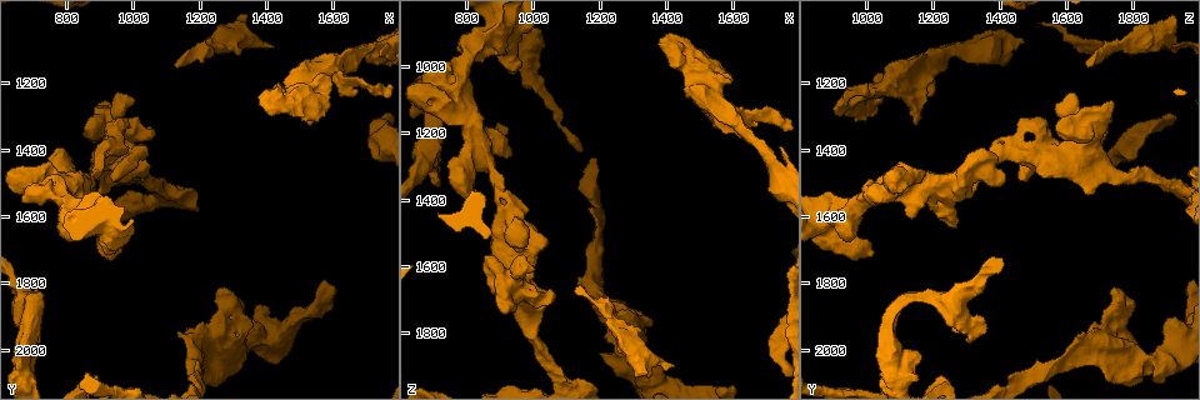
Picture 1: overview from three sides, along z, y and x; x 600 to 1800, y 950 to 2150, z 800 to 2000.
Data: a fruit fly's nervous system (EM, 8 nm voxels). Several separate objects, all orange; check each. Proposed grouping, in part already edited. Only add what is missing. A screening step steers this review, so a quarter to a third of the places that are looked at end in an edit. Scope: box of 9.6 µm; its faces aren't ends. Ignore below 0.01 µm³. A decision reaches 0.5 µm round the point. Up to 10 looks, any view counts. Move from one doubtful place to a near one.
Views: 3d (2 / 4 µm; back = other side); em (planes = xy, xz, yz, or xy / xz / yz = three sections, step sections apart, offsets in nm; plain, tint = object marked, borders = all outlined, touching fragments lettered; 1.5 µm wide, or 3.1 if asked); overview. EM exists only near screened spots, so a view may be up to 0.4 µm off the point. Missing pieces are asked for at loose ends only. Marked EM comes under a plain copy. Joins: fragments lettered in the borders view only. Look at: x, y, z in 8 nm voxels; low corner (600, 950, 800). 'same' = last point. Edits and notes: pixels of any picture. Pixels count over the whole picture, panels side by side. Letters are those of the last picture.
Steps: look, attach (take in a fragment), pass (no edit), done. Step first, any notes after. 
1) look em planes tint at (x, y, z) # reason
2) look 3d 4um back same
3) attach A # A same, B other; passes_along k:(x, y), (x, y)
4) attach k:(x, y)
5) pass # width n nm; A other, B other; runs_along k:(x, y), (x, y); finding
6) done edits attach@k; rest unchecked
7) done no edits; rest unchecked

look 3d 2um at (710, 1980, 1300)

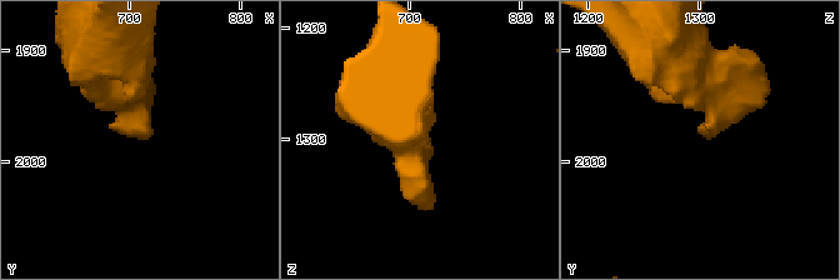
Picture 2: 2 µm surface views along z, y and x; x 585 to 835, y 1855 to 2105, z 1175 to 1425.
look em xz step 8 tint at (716, 1974, 1302)

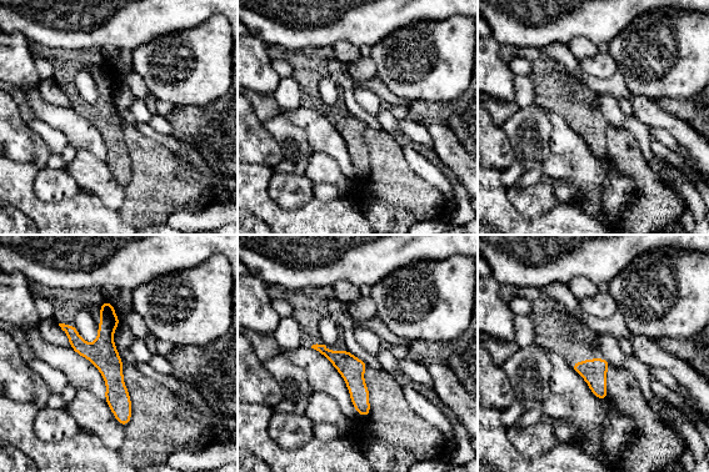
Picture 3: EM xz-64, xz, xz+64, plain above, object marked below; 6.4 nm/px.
look em planes borders same # cut it another way

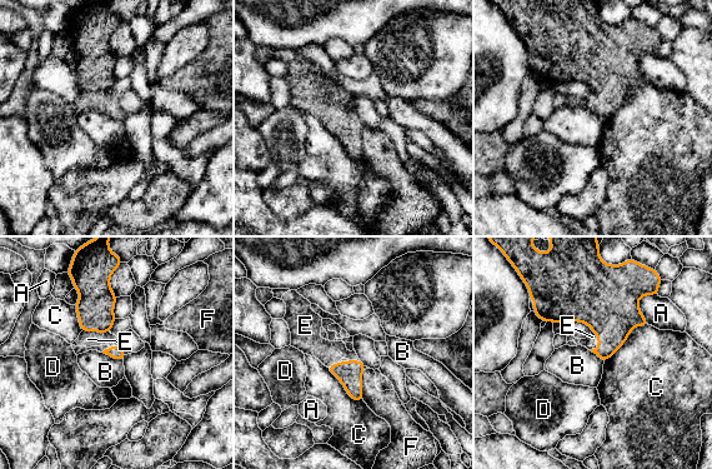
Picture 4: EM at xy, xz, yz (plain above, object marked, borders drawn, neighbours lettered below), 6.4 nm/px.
attach E # A other, B other, C other, D other, E same, F other; passes_along 4:(95, 307), (96, 332), (88, 339); the neuron continues

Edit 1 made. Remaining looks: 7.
look overview # see it whole again

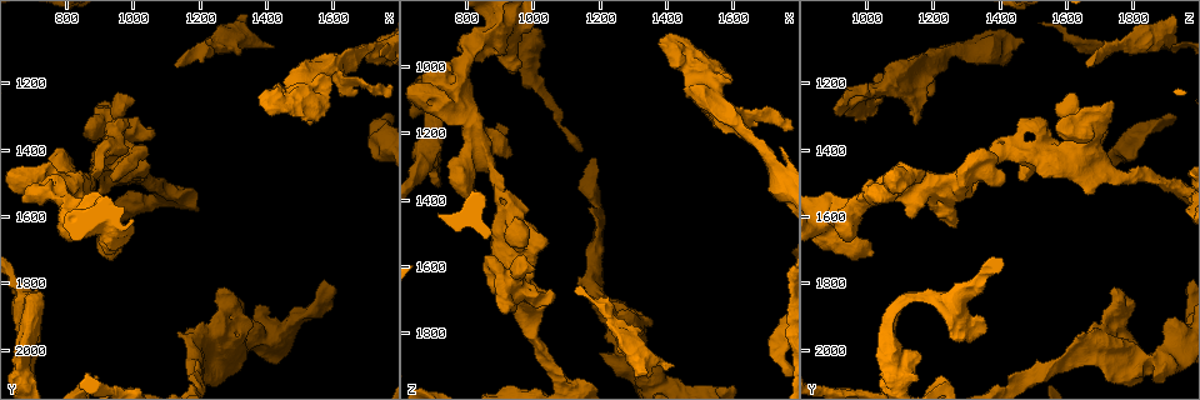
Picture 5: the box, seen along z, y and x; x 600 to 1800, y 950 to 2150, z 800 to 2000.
look em yz step 4 borders at (1010, 1260, 1610) # thick end

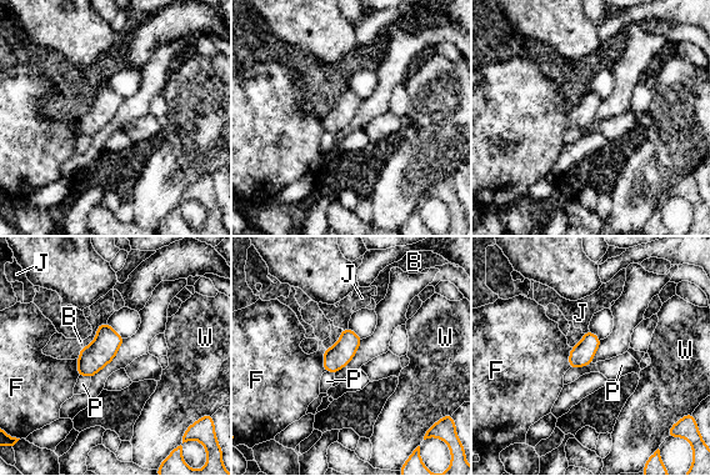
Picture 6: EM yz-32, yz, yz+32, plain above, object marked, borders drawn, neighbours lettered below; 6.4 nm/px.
look em planes borders same # cut it another way

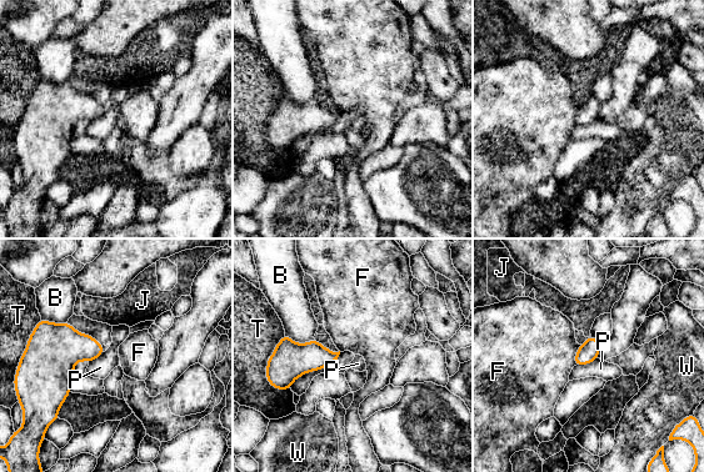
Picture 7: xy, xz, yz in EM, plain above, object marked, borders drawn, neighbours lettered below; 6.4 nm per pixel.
pass # B other, F other, J other, P other, T other, W other; border 7:(597, 357), (588, 363), (575, 366); no lettered fragment goes on from it

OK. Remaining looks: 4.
look em planes borders at (1740, 1120, 1240) # an open end

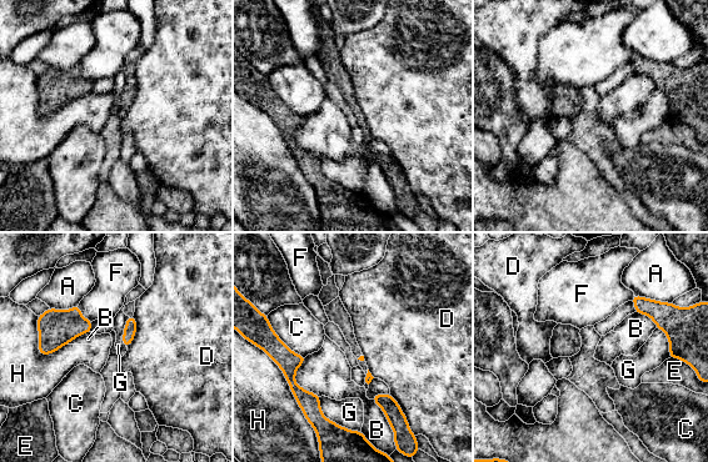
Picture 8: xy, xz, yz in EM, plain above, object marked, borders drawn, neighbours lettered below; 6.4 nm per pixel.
pass # A other, B other, C other, D other, E other, F other, G other, H other; border 8:(134, 315), (136, 334), (126, 347); none of them fits

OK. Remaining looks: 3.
look em planes borders at (1420, 1080, 1900) # branch stops here

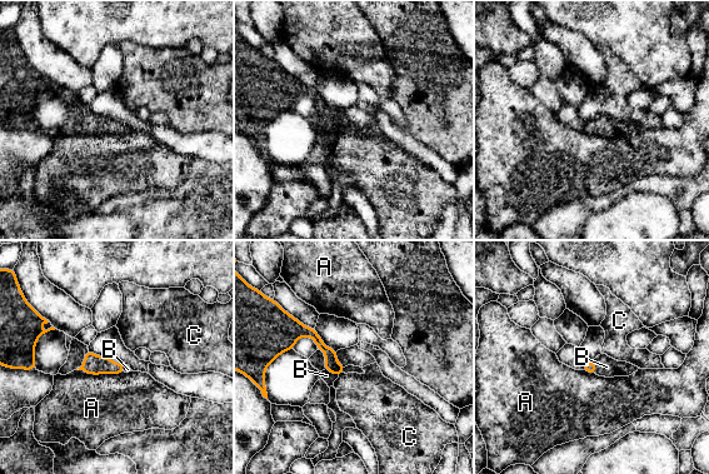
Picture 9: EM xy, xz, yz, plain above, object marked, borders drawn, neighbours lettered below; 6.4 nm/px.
attach B # A other, B same, C other; passes_along 9:(331, 364), (331, 373), (326, 375); it goes on there

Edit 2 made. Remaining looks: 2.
done edits attach@4, attach@9; rest unchecked

